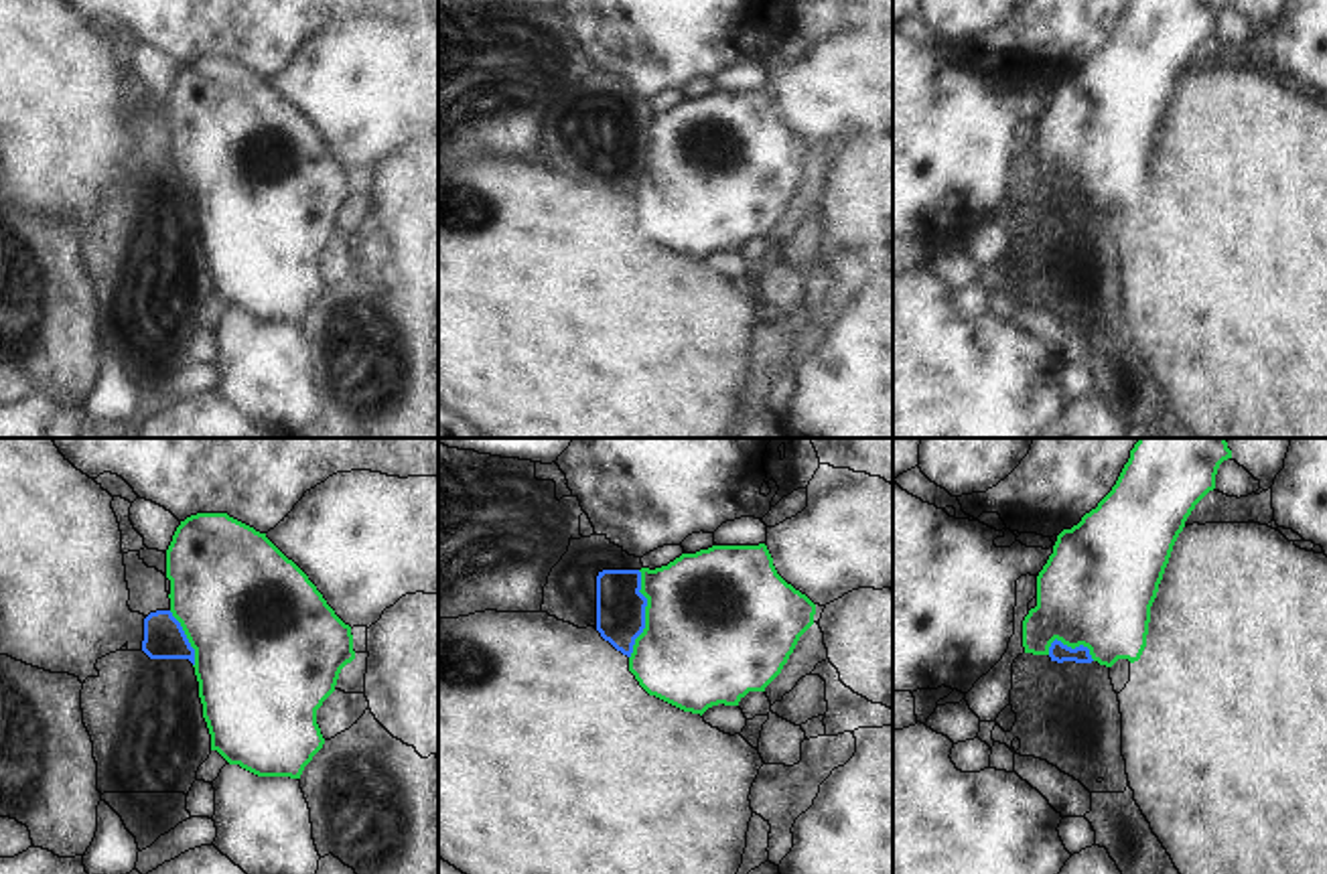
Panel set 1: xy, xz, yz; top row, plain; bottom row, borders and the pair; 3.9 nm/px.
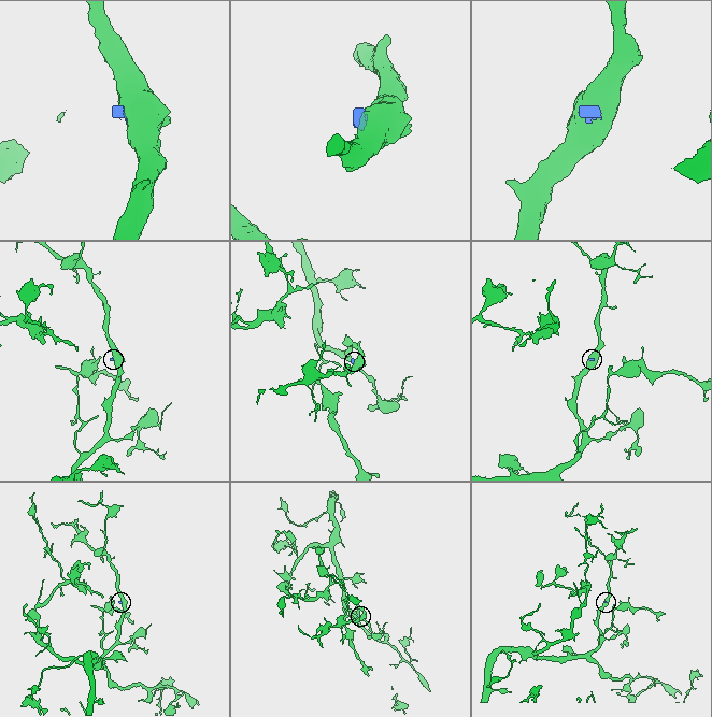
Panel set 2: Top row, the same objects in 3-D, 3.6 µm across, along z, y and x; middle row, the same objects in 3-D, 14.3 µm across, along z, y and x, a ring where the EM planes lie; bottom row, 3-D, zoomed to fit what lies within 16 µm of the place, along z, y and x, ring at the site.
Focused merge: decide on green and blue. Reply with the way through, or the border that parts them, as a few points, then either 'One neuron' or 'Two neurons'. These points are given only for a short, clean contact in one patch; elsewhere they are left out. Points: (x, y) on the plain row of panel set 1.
Path across: xz (709, 167), (666, 167), (646, 161), (632, 151), (619, 151). One neuron

